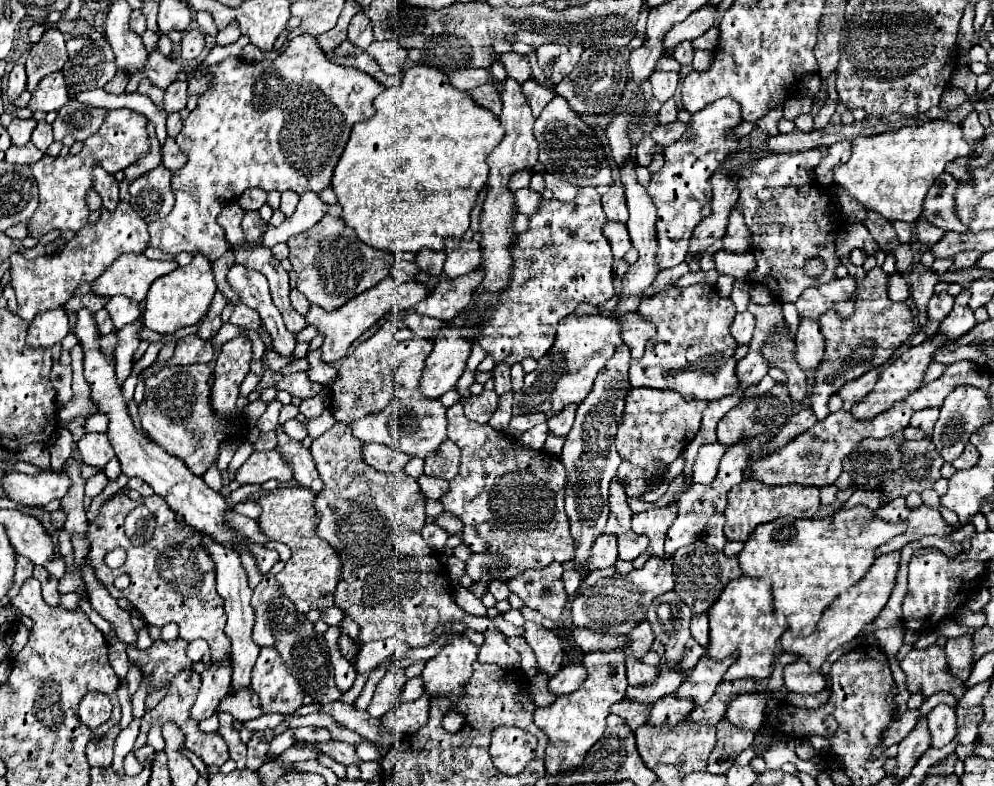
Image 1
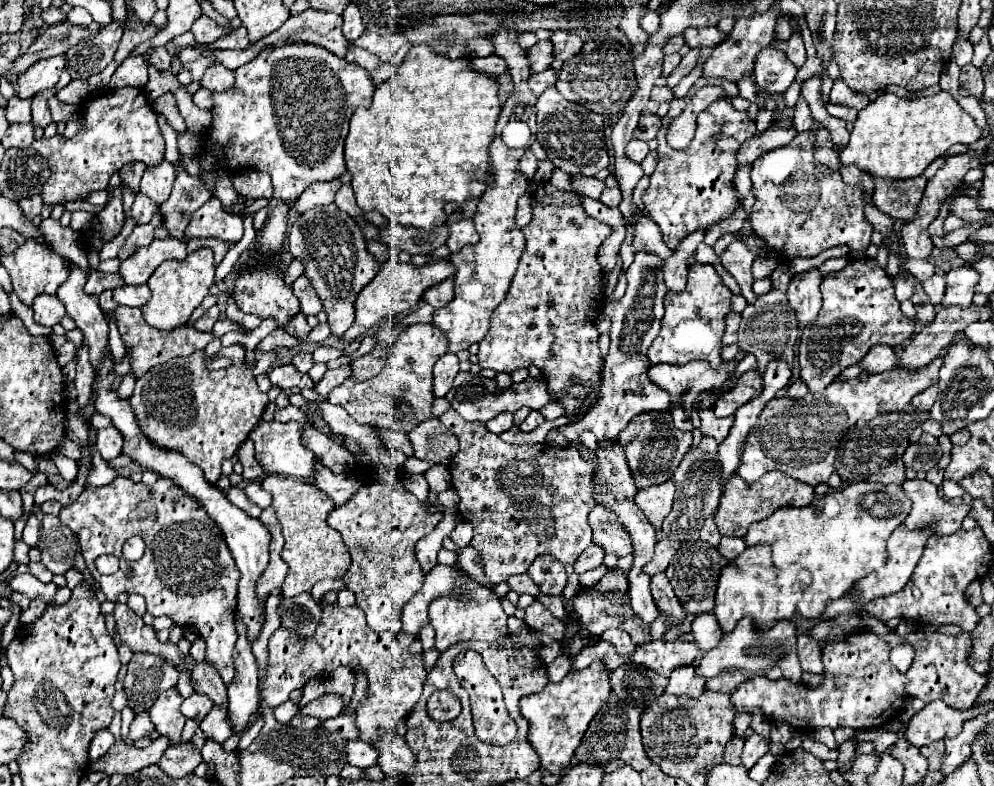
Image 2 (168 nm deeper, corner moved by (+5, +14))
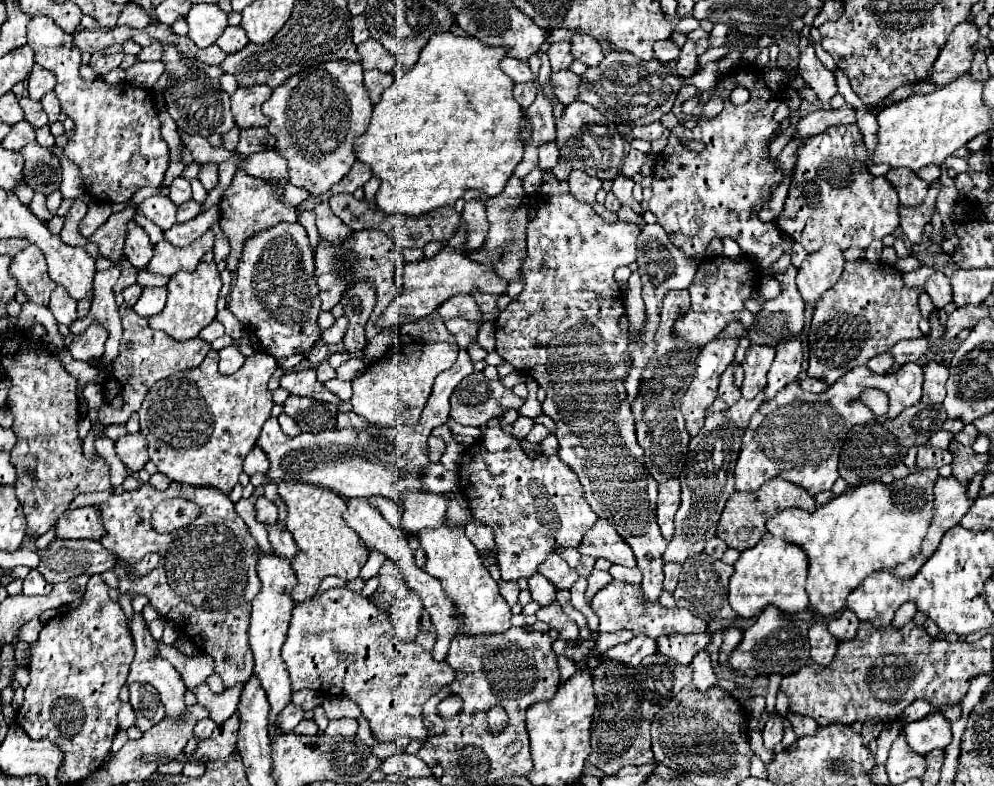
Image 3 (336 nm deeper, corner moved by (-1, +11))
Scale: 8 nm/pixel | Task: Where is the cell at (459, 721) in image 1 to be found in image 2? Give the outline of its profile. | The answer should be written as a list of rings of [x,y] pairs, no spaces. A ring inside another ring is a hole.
[[[436,691],[434,697],[428,699],[428,715],[436,721],[450,721],[456,719],[462,711],[458,697],[450,691]]]

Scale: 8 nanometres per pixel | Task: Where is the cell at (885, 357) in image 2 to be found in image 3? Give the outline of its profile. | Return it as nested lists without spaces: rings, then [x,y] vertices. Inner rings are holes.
[[[920,338],[920,340],[902,340],[894,344],[894,348],[890,348],[890,354],[894,362],[902,366],[906,362],[918,362],[918,358],[926,354],[926,350],[928,350],[928,340]]]

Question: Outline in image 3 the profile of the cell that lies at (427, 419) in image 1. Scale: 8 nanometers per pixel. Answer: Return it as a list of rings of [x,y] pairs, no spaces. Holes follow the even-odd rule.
[[[450,342],[436,344],[418,344],[412,352],[386,354],[380,360],[372,362],[370,368],[352,382],[352,412],[364,416],[370,424],[376,426],[402,426],[418,424],[422,408],[432,392],[434,378],[448,370],[458,356],[458,346]]]

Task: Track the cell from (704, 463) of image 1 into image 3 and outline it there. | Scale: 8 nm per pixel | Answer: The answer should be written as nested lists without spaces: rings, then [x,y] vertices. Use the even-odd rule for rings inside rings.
[[[764,392],[758,394],[754,400],[744,400],[740,398],[734,406],[730,406],[728,410],[724,410],[724,416],[728,420],[732,420],[740,430],[746,428],[746,424],[750,422],[750,416],[758,410],[758,406],[764,402]]]

